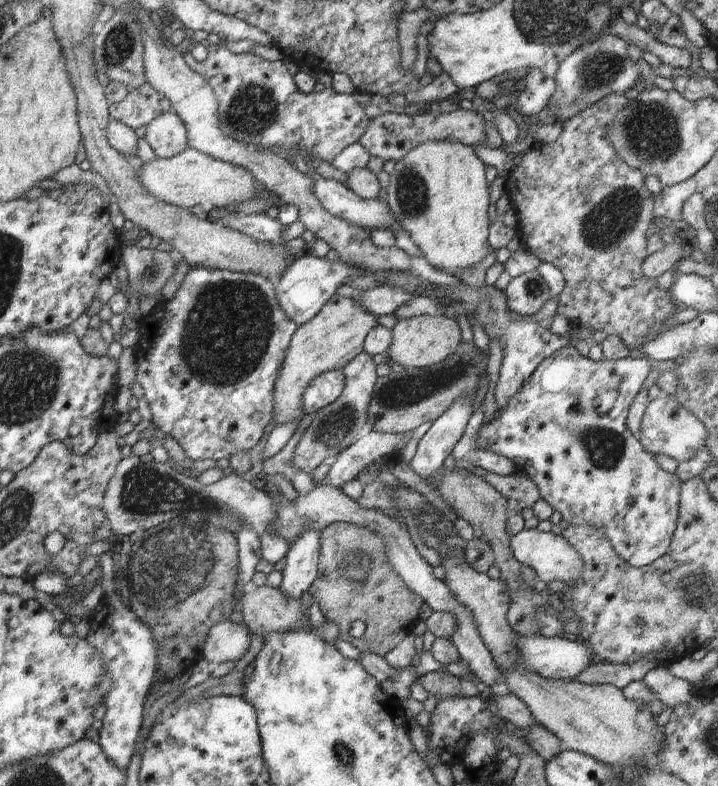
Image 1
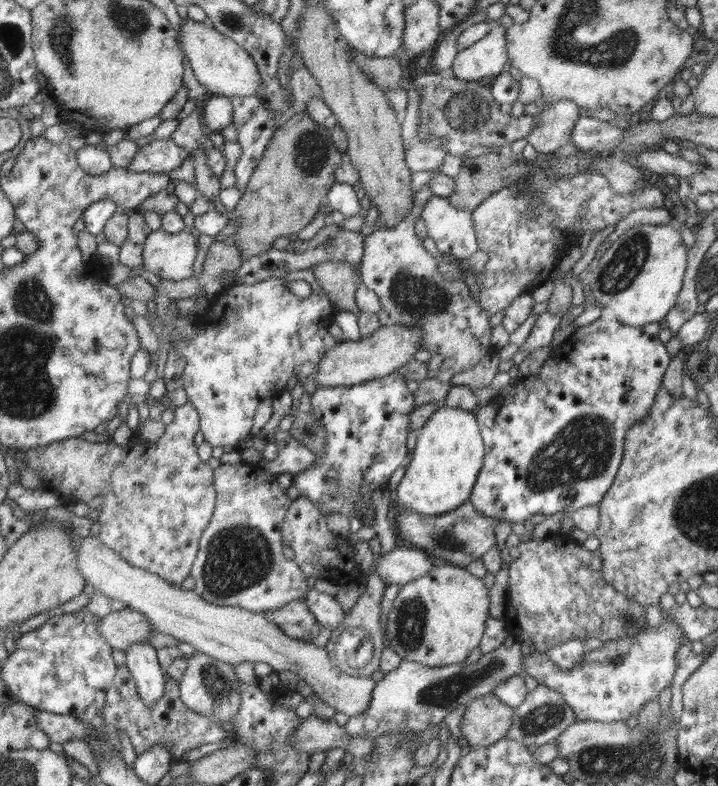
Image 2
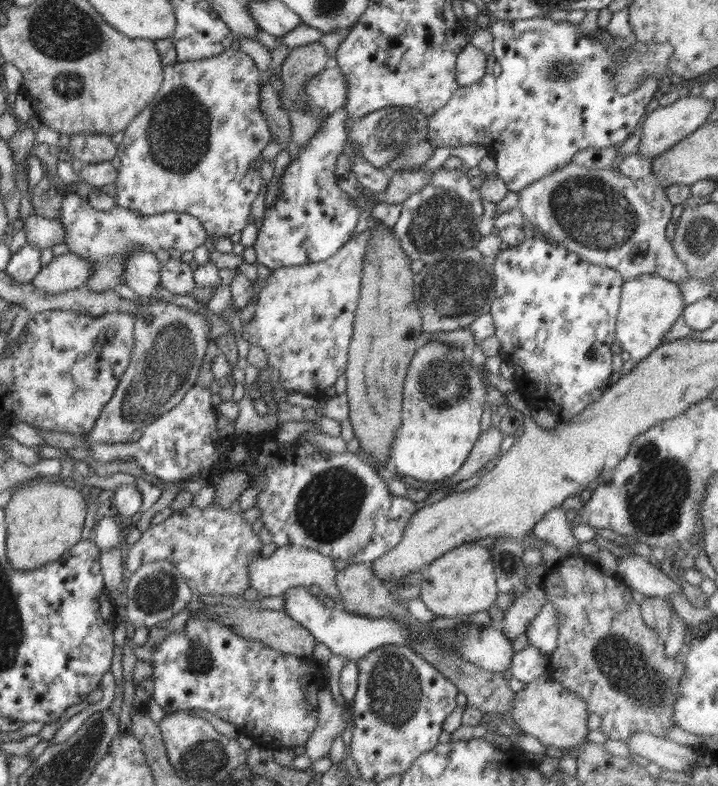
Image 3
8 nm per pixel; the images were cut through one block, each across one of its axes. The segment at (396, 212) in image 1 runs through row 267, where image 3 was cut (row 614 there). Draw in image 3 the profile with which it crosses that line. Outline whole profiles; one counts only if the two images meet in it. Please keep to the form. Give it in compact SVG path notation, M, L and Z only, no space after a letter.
M466 542L436 558L424 568L420 580L420 600L434 616L460 618L488 611L497 599L497 583L487 548Z

